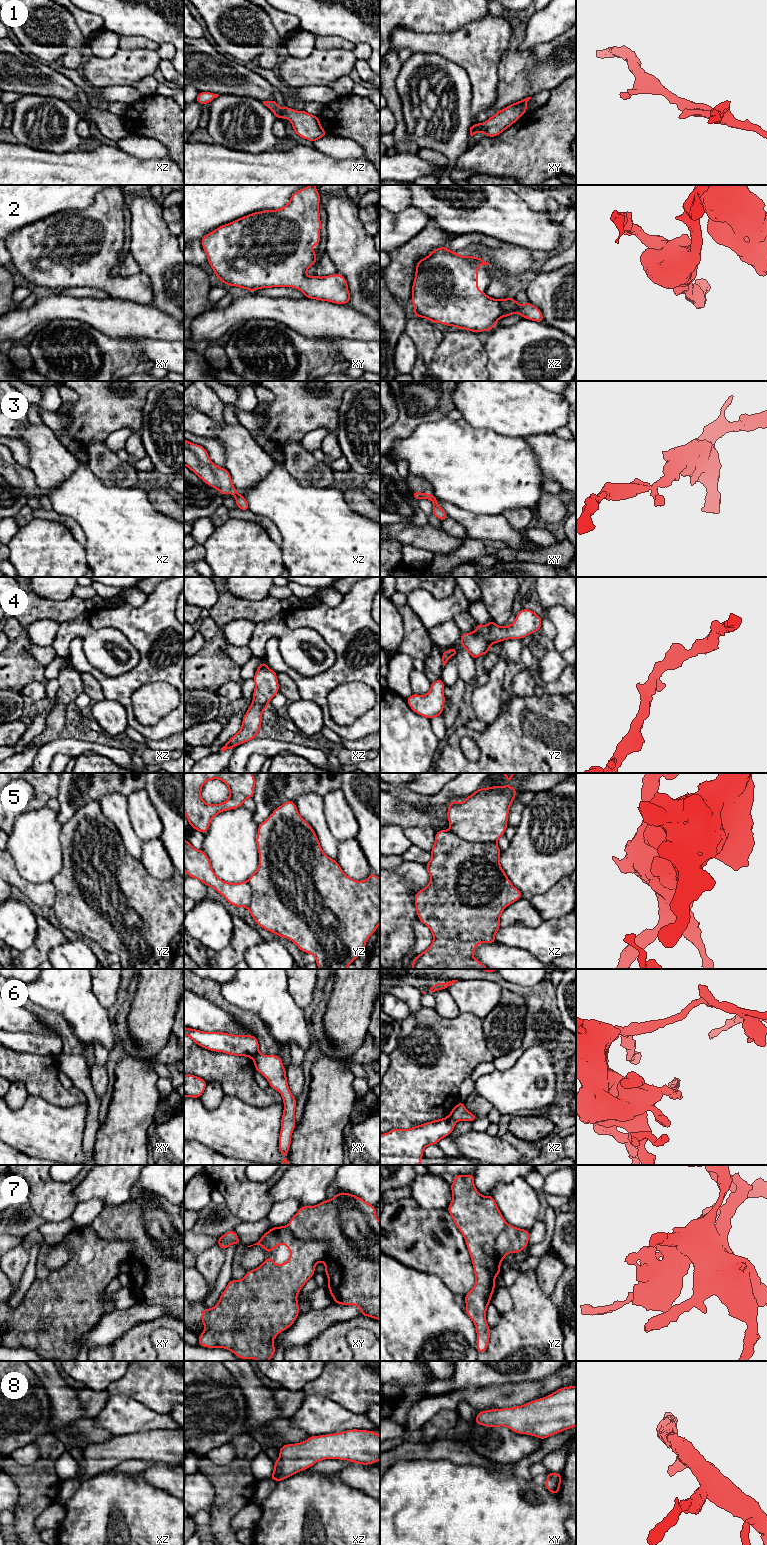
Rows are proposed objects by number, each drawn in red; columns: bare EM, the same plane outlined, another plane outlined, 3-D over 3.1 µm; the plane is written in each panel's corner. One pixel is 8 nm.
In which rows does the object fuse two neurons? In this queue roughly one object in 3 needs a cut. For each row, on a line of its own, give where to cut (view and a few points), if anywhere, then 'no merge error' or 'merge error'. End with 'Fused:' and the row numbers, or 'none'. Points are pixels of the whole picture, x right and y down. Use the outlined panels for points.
1: no cut | no merge error
2: no cut | no merge error
3: xz (238, 494), (235, 497) | merge error
4: no cut | no merge error
5: xz (449, 829), (468, 841), (495, 843) | merge error
6: xy (258, 1052), (253, 1059) | merge error
7: xy (286, 1226), (296, 1238), (323, 1240), (328, 1246), (324, 1260) | merge error
8: no cut | no merge error
Fused: 3, 5, 6, 7

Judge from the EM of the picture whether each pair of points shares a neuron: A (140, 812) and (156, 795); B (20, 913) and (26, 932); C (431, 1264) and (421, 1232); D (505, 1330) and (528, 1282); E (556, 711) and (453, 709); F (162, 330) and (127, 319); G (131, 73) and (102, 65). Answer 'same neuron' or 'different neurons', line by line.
A: different neurons
B: same neuron
C: same neuron
D: same neuron
E: different neurons
F: same neuron
G: same neuron

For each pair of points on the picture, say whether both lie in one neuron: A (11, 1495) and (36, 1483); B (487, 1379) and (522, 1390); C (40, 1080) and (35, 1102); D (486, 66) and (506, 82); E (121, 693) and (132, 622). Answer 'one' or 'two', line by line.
A: two
B: two
C: two
D: two
E: one

